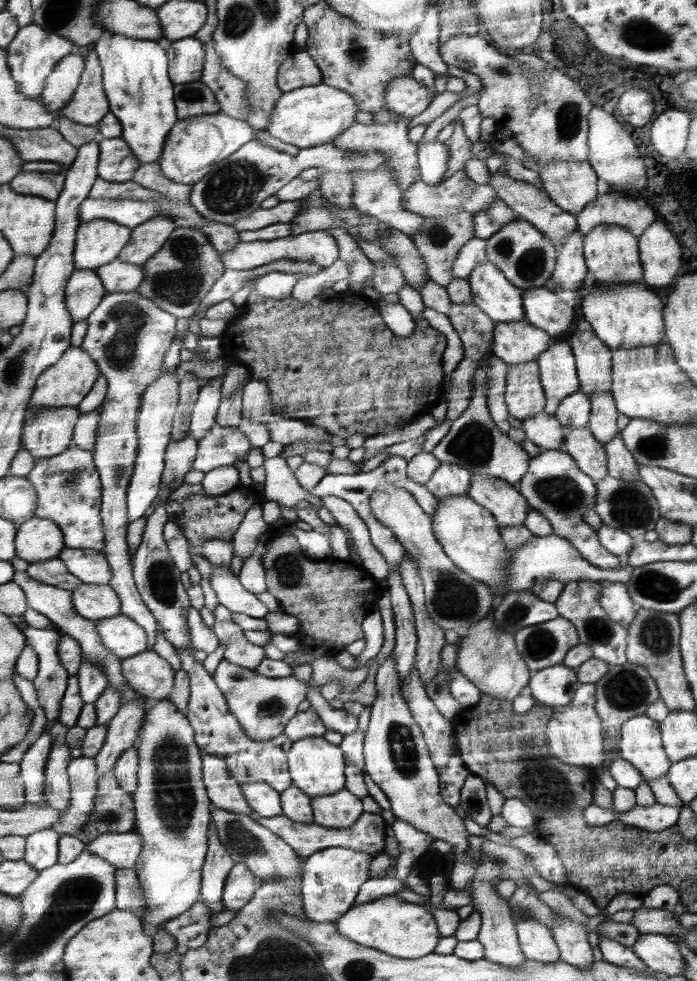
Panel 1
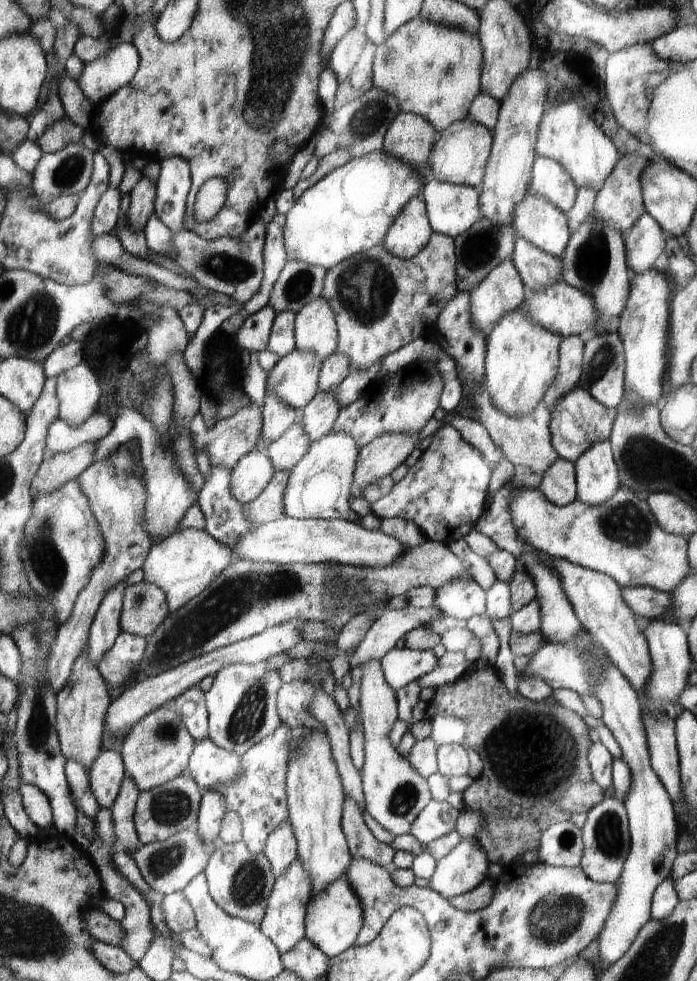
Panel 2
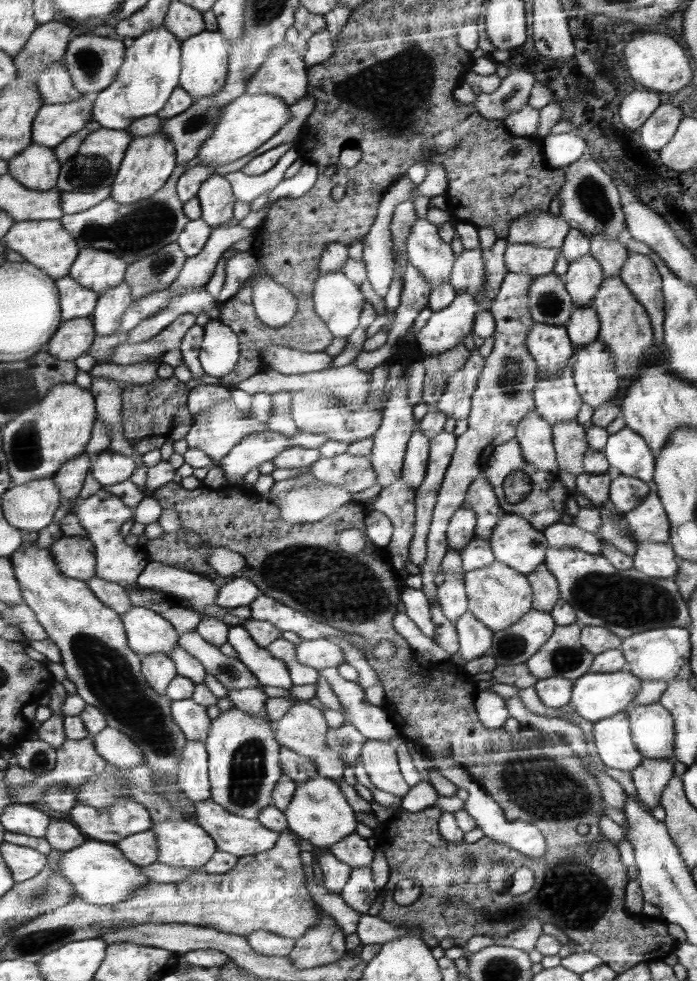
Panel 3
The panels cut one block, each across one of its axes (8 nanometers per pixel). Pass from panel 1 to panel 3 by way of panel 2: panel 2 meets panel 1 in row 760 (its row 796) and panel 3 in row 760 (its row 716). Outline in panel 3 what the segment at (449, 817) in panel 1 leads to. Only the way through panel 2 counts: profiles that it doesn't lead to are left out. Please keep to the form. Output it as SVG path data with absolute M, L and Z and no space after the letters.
M367 739L362 747L360 760L363 762L365 771L372 781L372 784L384 790L391 792L396 796L406 796L411 786L403 779L401 770L399 769L398 750L390 741Z

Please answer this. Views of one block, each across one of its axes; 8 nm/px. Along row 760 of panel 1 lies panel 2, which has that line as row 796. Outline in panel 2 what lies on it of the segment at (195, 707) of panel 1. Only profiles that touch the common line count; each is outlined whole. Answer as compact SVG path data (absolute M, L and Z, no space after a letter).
M282 724L270 736L252 745L243 756L239 779L232 786L214 788L227 796L230 811L241 814L243 840L254 855L262 852L268 835L278 825L289 820L286 775L289 758L293 755L289 752L289 729L286 724Z

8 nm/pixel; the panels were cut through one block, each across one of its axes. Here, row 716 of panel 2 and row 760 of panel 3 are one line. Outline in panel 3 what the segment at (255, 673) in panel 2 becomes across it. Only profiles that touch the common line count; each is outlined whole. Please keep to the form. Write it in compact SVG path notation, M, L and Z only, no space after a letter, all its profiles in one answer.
M238 707L213 719L206 742L209 748L213 799L232 814L257 820L266 808L273 805L273 790L284 776L279 761L281 745L277 742L273 725L268 719L261 719L253 712Z

